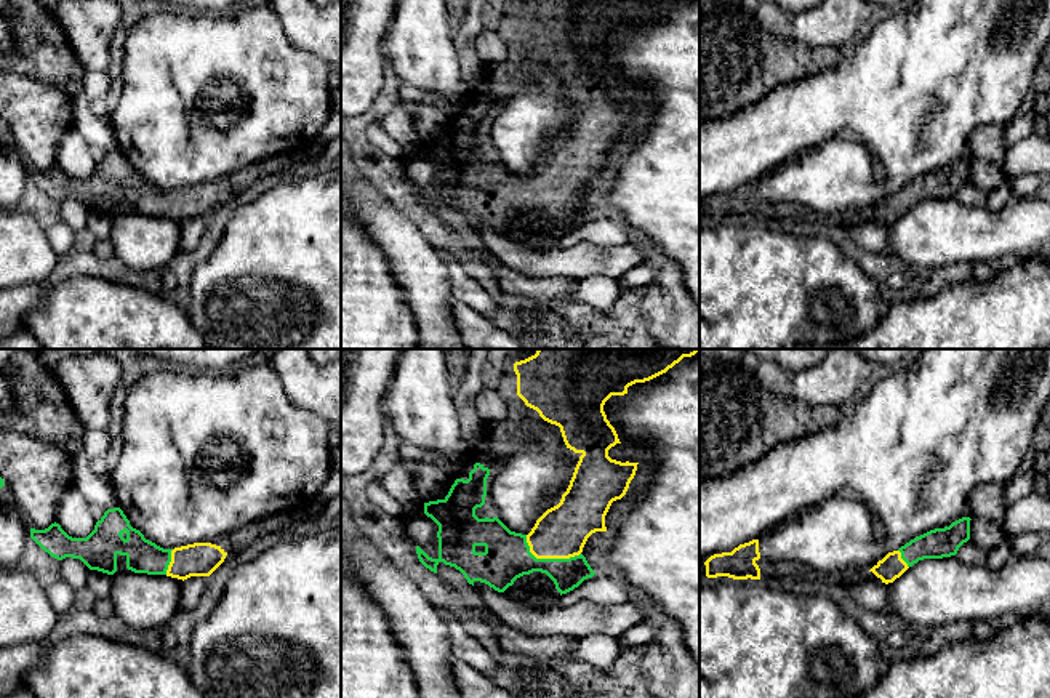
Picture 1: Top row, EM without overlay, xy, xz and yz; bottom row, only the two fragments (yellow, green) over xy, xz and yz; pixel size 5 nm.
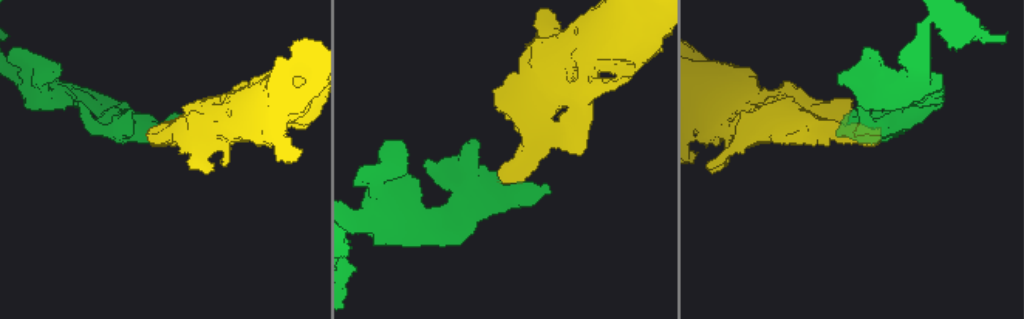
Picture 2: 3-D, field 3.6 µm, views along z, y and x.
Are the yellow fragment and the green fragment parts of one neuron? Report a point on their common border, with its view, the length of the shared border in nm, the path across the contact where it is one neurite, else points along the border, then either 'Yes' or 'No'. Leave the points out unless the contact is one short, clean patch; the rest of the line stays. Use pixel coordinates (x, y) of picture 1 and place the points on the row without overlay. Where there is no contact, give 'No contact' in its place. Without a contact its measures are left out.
Touches yellow at xz (548, 199). Shared border 300 nm. Path across: xz (561, 173), (548, 199), (506, 199). Yes

